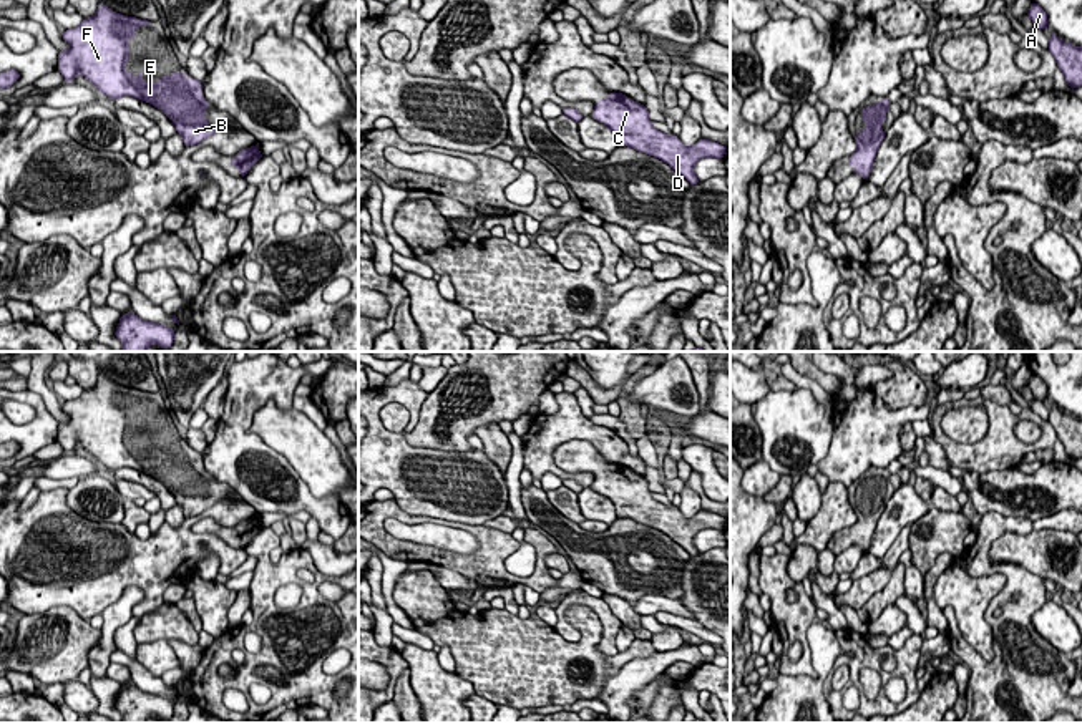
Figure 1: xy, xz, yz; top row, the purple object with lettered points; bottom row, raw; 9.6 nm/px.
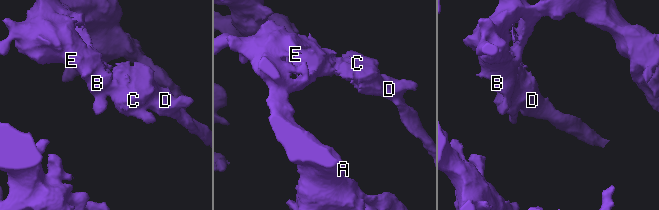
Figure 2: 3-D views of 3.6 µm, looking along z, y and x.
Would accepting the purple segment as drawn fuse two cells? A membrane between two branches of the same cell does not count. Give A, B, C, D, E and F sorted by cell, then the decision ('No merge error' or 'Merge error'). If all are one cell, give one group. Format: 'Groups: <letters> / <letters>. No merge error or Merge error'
Groups: A B C D E F. No merge error

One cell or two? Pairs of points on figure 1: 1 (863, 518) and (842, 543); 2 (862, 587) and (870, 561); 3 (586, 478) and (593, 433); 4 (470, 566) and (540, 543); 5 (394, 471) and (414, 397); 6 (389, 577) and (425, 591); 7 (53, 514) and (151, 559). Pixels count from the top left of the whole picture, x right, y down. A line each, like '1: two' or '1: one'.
1: one
2: two
3: one
4: one
5: one
6: two
7: one

